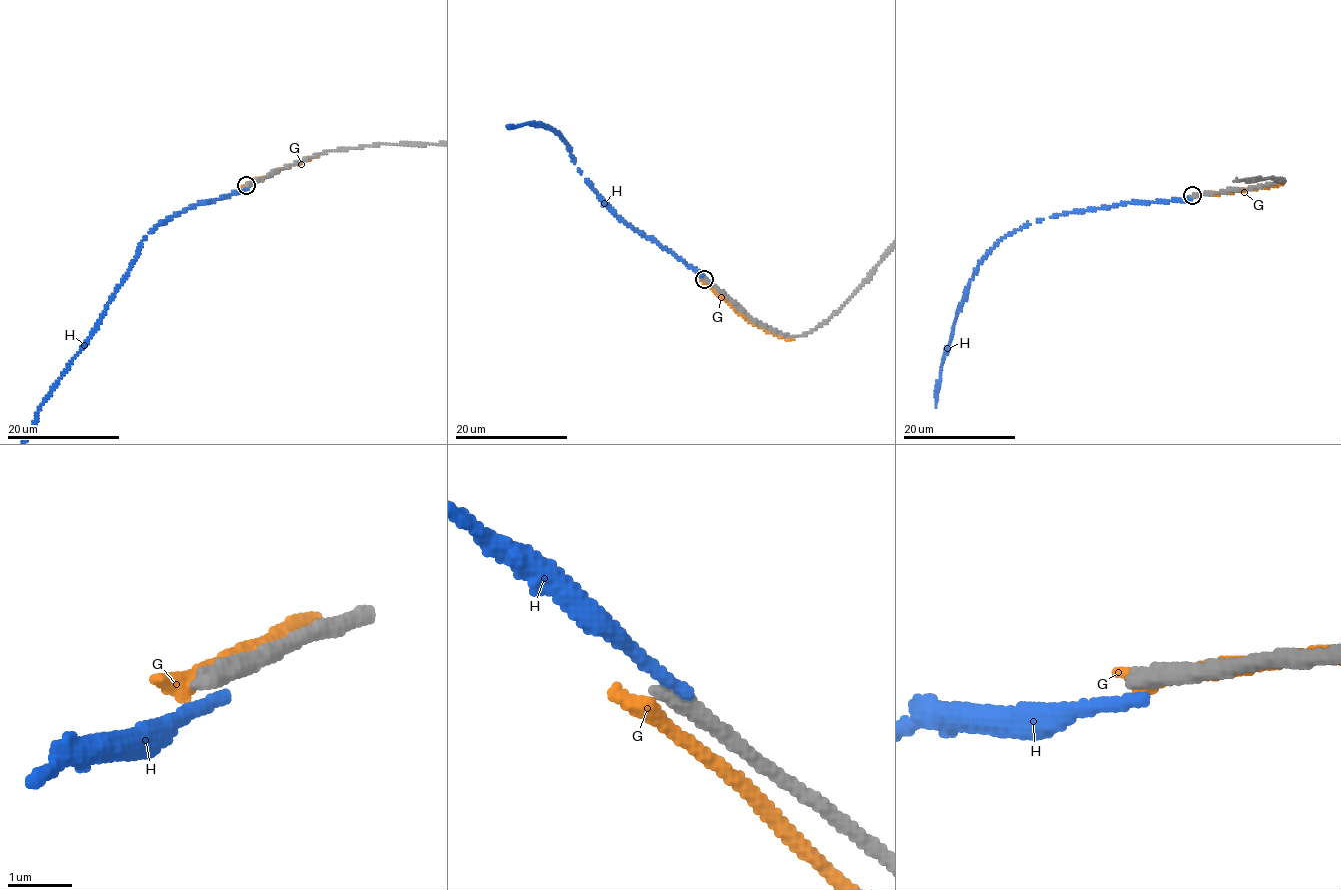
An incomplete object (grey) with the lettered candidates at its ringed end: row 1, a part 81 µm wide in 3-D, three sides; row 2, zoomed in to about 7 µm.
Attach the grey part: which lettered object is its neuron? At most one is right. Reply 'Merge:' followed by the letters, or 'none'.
Merge: none

